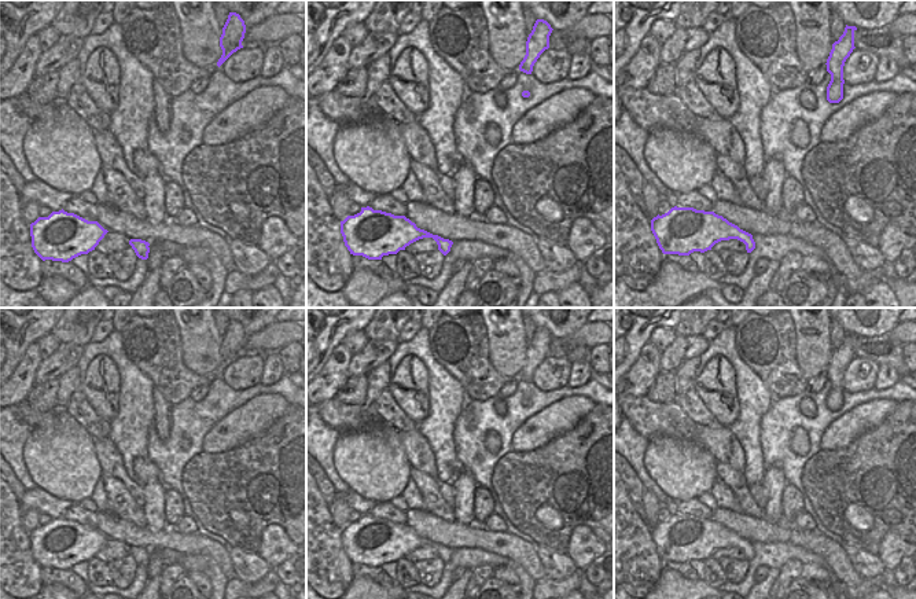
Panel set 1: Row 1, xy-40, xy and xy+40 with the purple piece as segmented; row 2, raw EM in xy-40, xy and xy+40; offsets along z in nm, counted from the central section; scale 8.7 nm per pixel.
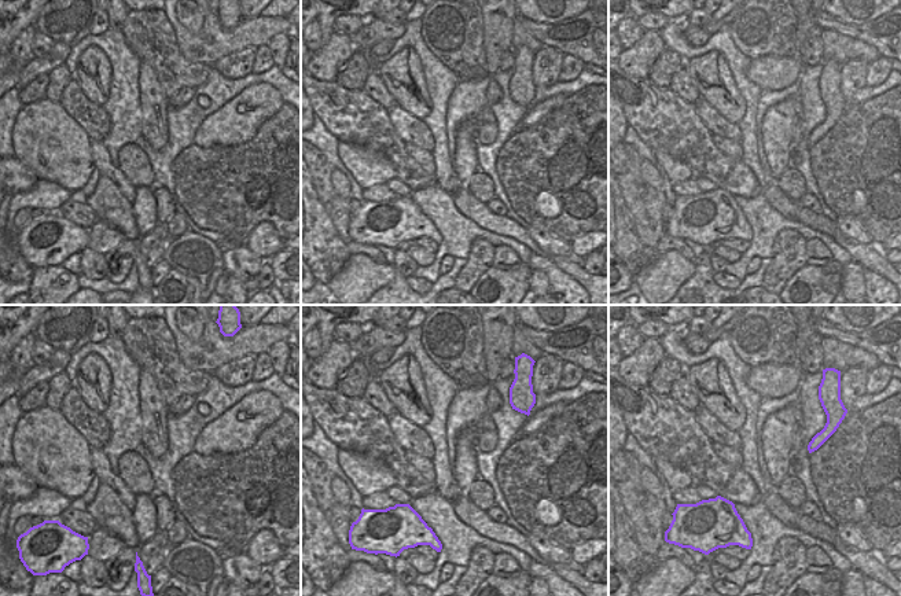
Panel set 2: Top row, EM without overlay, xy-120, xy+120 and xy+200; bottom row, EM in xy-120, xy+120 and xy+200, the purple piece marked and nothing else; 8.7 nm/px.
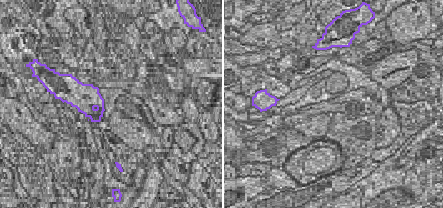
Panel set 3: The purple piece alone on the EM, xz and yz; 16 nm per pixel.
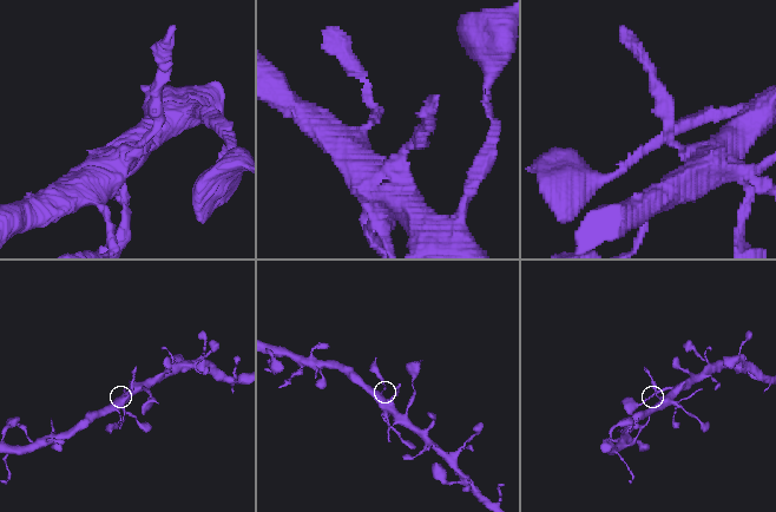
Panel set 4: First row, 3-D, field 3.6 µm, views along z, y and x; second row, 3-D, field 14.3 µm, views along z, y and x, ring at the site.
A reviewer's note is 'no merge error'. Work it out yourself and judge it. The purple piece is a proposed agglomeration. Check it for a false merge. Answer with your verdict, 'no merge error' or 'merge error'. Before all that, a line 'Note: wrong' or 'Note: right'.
Note: right
no merge error

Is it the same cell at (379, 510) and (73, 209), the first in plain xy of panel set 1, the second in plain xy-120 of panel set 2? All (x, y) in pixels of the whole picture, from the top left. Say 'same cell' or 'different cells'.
same cell

